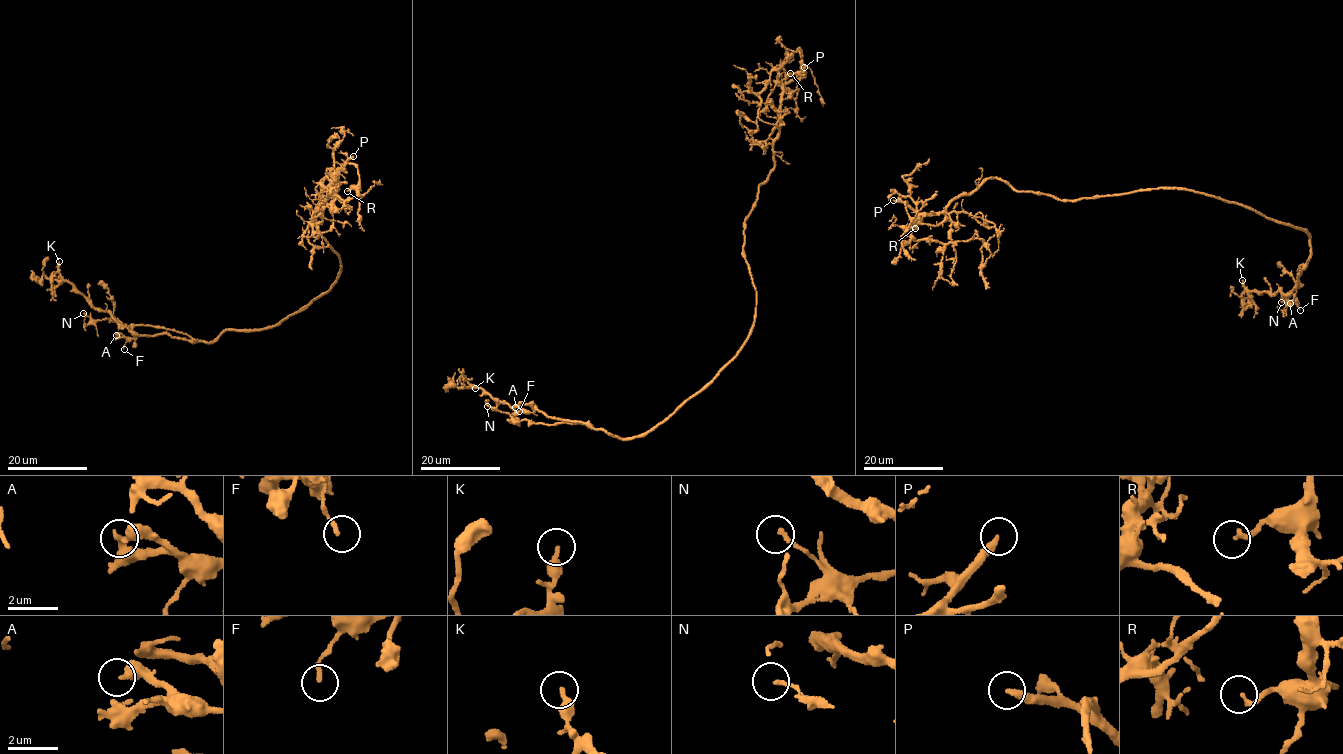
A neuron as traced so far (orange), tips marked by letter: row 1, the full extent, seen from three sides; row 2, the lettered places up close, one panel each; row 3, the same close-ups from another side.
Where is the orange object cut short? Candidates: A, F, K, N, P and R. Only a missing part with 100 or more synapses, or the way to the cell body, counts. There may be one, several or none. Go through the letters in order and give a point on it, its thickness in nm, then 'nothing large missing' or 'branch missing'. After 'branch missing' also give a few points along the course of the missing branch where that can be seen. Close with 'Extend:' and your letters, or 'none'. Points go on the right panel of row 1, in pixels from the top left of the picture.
A: place (1290, 303); calibre 380 nm; nothing large missing
F: place (1300, 310); calibre 160 nm; nothing large missing
K: place (1242, 280); calibre 320 nm; nothing large missing
N: place (1281, 302); calibre 150 nm; nothing large missing
P: place (893, 200); calibre 300 nm; branch missing
R: place (915, 228); calibre 180 nm; nothing large missing
Extend: P

